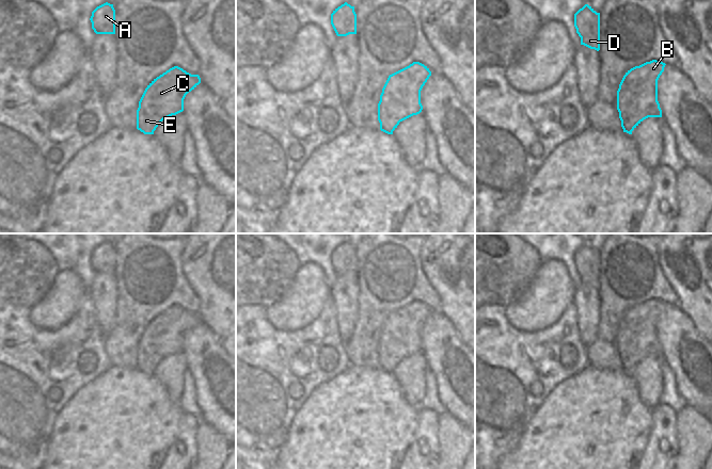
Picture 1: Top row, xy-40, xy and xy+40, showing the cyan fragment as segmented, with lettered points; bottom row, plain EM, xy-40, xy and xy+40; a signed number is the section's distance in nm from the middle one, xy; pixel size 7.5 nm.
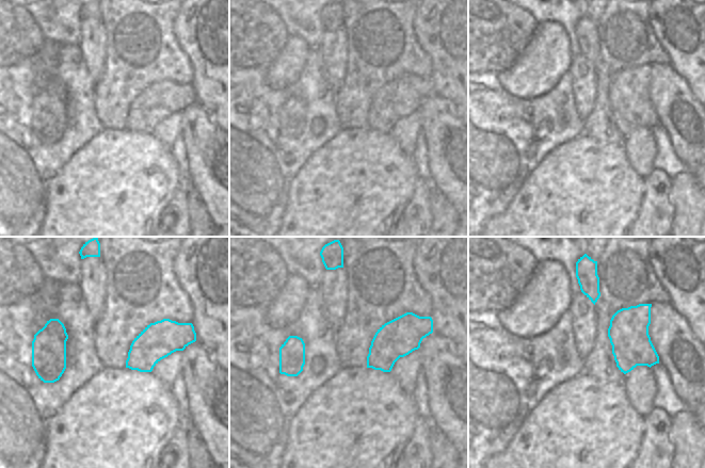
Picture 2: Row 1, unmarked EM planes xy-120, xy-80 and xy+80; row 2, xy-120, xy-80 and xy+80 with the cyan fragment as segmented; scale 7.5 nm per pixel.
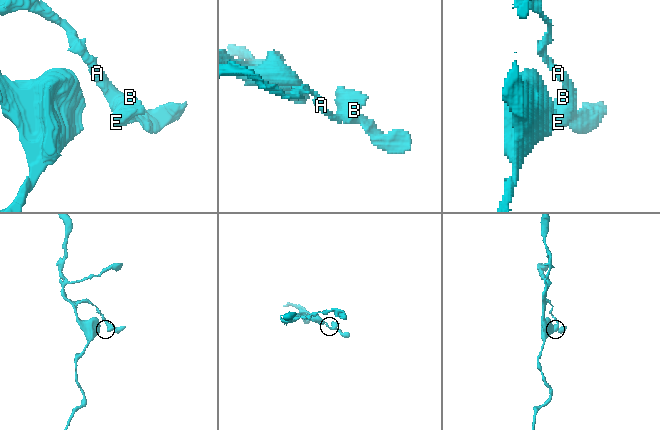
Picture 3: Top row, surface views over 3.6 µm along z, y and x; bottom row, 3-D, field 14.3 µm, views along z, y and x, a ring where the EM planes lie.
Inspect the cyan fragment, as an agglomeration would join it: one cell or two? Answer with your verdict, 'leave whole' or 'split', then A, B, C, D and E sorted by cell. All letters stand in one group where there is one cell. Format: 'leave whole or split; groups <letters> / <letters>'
leave whole; groups A B C D E

